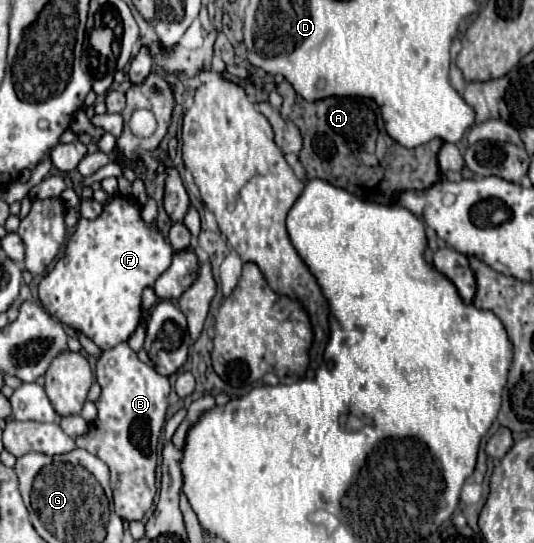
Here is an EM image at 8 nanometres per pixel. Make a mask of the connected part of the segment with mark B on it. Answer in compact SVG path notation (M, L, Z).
M127 342L101 352L95 376L101 384L101 396L95 402L97 418L89 422L89 430L77 436L75 442L77 448L89 450L109 466L117 516L129 522L141 520L157 494L157 440L169 406L169 380L143 364Z

